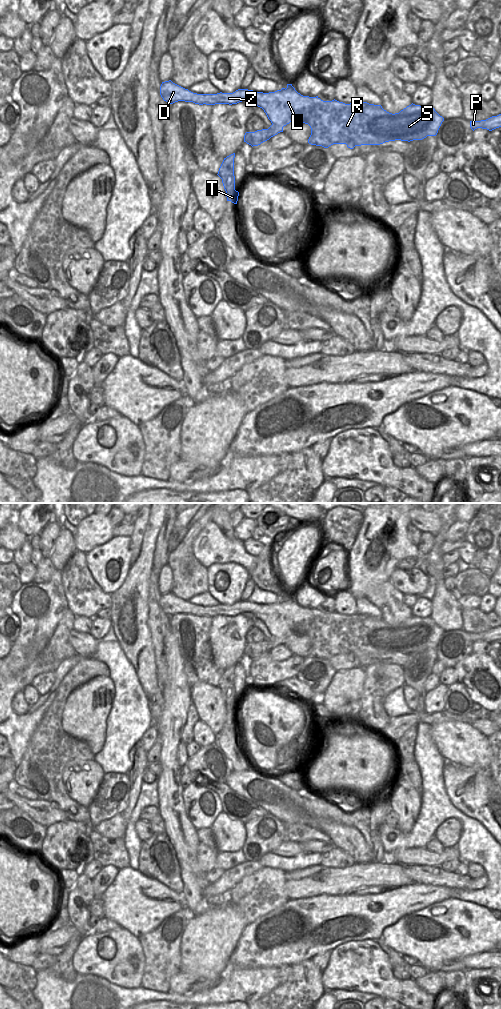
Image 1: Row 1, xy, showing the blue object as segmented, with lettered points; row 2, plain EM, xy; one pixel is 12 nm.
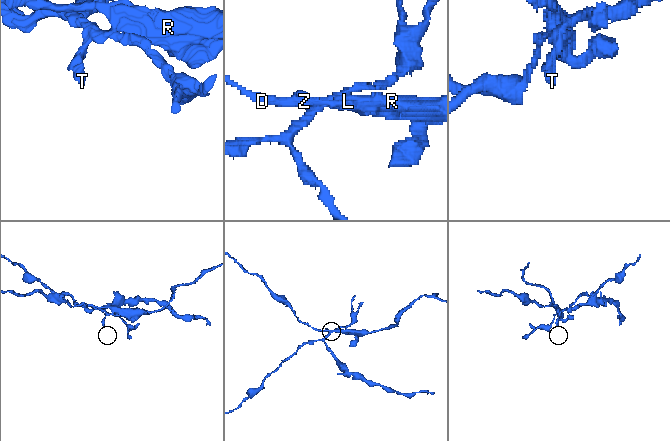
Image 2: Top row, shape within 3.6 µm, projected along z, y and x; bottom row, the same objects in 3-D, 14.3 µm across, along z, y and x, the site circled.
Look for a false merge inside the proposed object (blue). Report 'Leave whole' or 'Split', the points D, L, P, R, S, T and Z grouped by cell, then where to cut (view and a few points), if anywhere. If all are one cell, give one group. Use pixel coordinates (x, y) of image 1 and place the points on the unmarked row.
Split. Groups: D L P R S Z / T. Split along xy (272, 636), (275, 639), (282, 640).

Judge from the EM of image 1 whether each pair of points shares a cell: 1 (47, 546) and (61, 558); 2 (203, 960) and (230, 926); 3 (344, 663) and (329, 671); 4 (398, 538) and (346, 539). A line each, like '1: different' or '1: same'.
1: different
2: same
3: different
4: different

